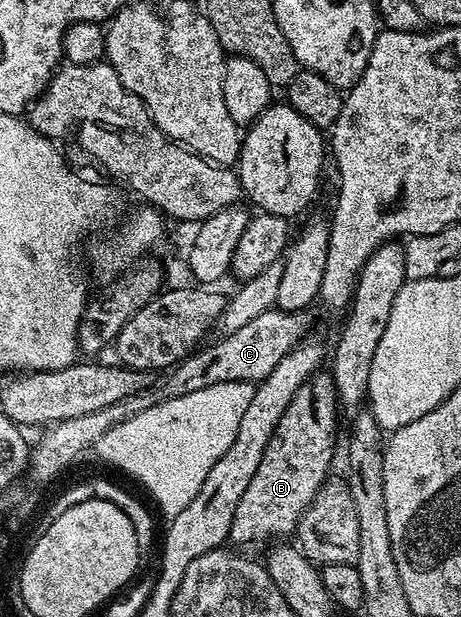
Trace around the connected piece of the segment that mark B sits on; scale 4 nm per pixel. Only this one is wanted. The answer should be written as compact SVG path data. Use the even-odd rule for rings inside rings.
M320 371L307 378L307 384L300 387L297 395L293 395L289 407L285 407L285 413L281 415L265 447L265 453L261 455L261 464L257 471L253 471L253 479L249 479L245 495L241 495L241 503L237 503L229 538L232 546L243 547L239 545L283 539L286 538L283 537L286 533L294 534L298 530L301 515L311 505L311 500L315 498L323 482L328 480L330 473L327 472L331 469L331 456L335 453L335 428L339 425L339 417L341 418L341 406L330 372Z

